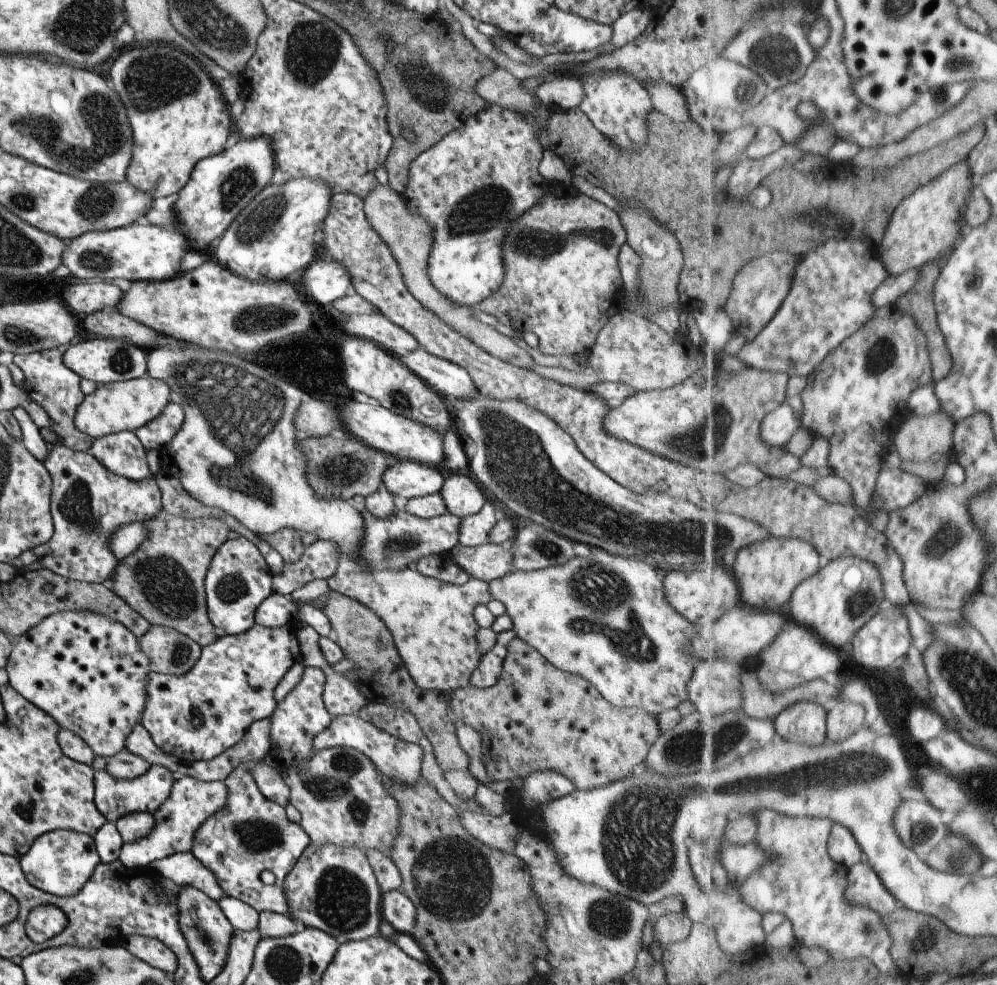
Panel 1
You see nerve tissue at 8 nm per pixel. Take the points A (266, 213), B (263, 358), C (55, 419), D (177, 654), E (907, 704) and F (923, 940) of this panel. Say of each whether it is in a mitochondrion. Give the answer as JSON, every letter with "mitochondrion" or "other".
{"A":"mitochondrion","B":"mitochondrion","C":"other","D":"mitochondrion","E":"other","F":"mitochondrion"}

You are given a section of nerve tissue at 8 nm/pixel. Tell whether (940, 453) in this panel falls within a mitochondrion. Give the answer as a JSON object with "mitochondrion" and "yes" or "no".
{"mitochondrion":"no"}

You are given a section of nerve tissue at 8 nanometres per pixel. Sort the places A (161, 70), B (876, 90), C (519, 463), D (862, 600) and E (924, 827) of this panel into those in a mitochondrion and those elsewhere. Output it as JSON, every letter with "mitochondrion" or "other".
{"A":"mitochondrion","B":"other","C":"mitochondrion","D":"mitochondrion","E":"mitochondrion"}

